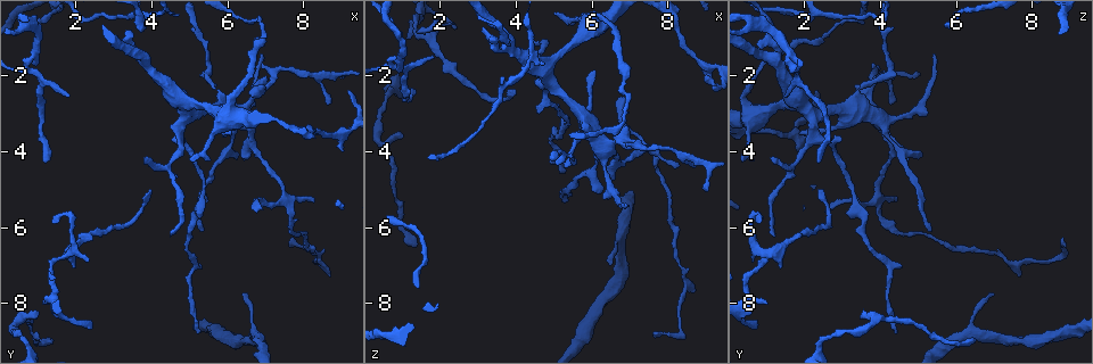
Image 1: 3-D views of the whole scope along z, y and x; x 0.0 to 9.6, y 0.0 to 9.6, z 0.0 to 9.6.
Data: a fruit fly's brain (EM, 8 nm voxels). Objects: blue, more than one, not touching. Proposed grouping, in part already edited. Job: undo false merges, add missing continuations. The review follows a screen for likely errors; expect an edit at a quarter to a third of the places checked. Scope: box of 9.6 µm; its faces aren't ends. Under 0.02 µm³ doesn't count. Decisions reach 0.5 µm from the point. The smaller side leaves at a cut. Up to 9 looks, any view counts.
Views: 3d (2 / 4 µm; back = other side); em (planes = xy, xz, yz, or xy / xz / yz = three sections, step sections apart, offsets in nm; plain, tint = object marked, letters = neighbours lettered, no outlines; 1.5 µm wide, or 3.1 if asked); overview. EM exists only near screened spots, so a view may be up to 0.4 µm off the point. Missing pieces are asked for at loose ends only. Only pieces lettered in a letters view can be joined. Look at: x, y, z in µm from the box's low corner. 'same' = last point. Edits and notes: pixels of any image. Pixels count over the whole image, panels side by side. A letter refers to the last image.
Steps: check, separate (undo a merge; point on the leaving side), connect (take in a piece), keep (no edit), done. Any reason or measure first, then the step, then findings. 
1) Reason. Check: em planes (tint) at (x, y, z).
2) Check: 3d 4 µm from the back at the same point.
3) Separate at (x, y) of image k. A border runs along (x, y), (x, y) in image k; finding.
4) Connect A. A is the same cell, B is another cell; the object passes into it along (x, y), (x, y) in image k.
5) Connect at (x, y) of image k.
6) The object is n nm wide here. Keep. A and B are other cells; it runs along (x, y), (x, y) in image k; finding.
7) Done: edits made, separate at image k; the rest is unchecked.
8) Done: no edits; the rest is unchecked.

Tapers out. Check: 3d 2 µm at (5.20, 8.75, 4.45).

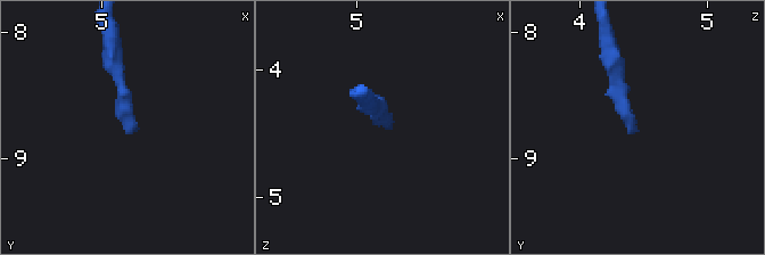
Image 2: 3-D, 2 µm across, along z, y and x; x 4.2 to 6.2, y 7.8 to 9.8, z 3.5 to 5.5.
Check: em planes (letters) at (5.22, 8.80, 4.40).

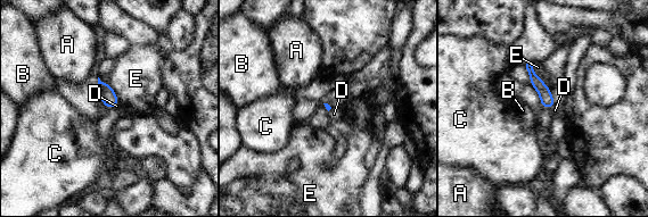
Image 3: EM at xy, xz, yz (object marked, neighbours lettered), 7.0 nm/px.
The longest contact is with E, 240 nm. Connect at (555, 110) of image 3. D is the same cell, A, B, C and E are other cells; the object passes into it along (544, 93), (551, 105), (555, 110) in image 3; the neuron continues.

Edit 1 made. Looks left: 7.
Redraw. Check: overview.

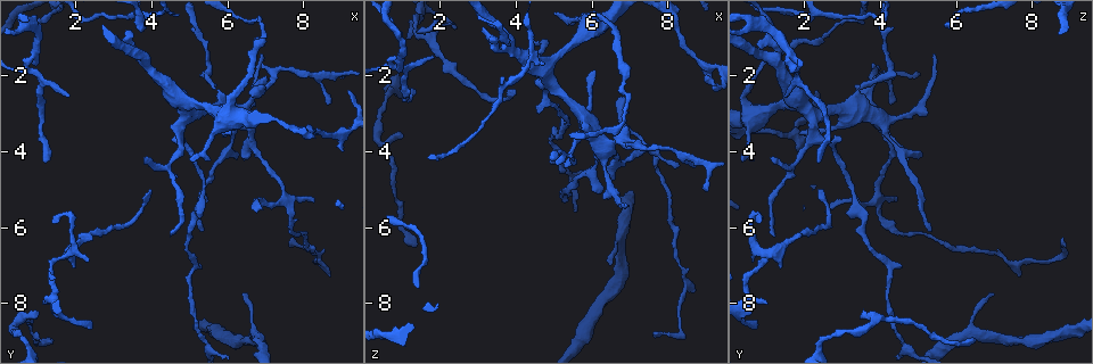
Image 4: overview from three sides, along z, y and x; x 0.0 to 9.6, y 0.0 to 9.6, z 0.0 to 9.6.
Thin end. Check: 3d 2 µm at (6.50, 7.70, 7.00).

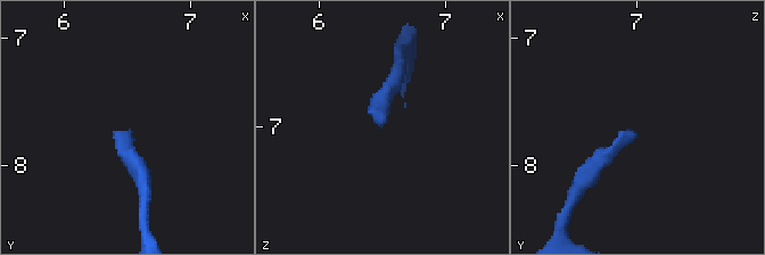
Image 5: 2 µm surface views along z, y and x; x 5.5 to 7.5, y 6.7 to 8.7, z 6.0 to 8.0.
Check: em yz step 4 (plain) at (6.46, 7.74, 6.98).

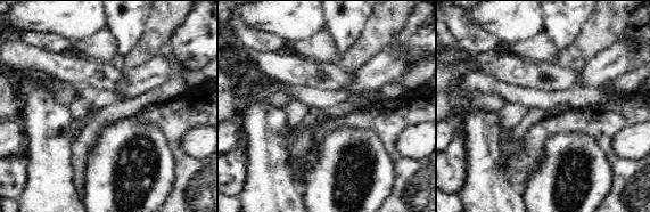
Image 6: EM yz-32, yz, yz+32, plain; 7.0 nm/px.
What lies round it. Check: em yz step 4 (letters) at the same point.

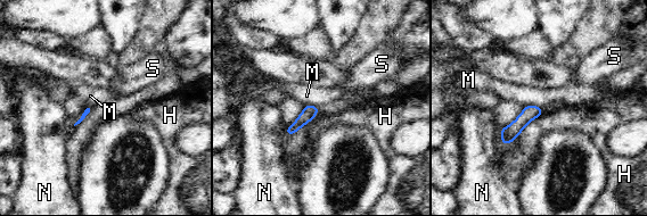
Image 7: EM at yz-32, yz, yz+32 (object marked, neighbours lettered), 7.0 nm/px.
Keep. H, M, N and S are other cells; a border runs along (524, 106), (539, 106), (541, 108) in image 7; none of them fits.

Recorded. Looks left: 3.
Thin end. Check: 3d 4 µm at (8.60, 2.80, 4.30).

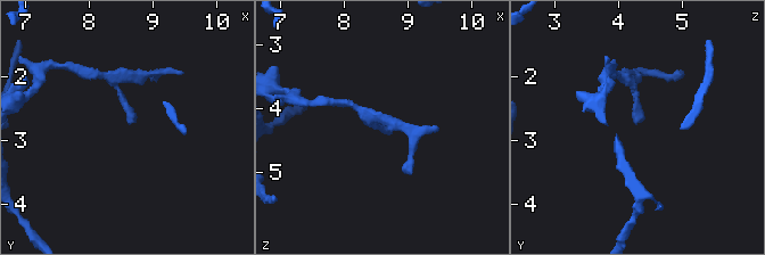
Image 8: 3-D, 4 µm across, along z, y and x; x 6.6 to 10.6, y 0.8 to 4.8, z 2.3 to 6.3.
Shape alone is not enough. Check: em planes (letters) at (8.60, 2.75, 4.25).

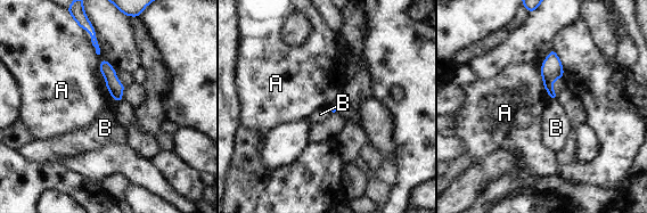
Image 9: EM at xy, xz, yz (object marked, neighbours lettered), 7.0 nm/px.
Keep. A and B are other cells; it runs along (104, 63), (119, 98) in image 9; none of them fits.

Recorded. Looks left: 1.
Done: edits made, connect at image 3; the rest is unchecked.

